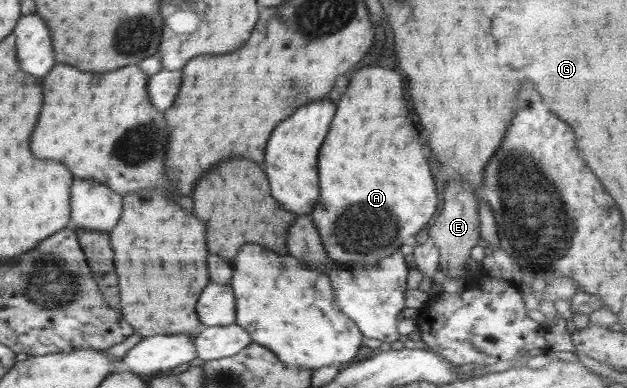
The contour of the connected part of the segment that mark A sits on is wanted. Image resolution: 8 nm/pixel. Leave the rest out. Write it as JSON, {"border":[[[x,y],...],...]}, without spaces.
{"border":[[[368,66],[354,74],[348,90],[338,102],[336,116],[318,152],[320,198],[311,217],[330,263],[343,267],[376,266],[400,247],[412,242],[438,210],[438,196],[424,148],[416,140],[418,130],[410,120],[404,100],[402,76],[382,66]]]}

